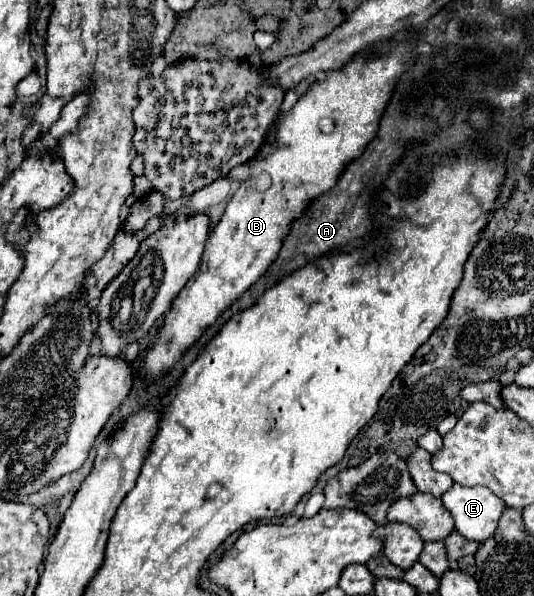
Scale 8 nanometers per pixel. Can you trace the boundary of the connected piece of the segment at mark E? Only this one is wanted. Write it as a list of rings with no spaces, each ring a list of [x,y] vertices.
[[[453,484],[449,488],[449,492],[443,494],[441,502],[451,512],[453,520],[455,520],[455,530],[461,536],[465,536],[469,540],[475,540],[475,542],[485,542],[489,536],[493,536],[493,532],[497,530],[499,518],[501,518],[503,510],[505,510],[505,504],[493,492],[489,492],[489,488],[485,488],[485,486],[467,488],[467,486]]]

